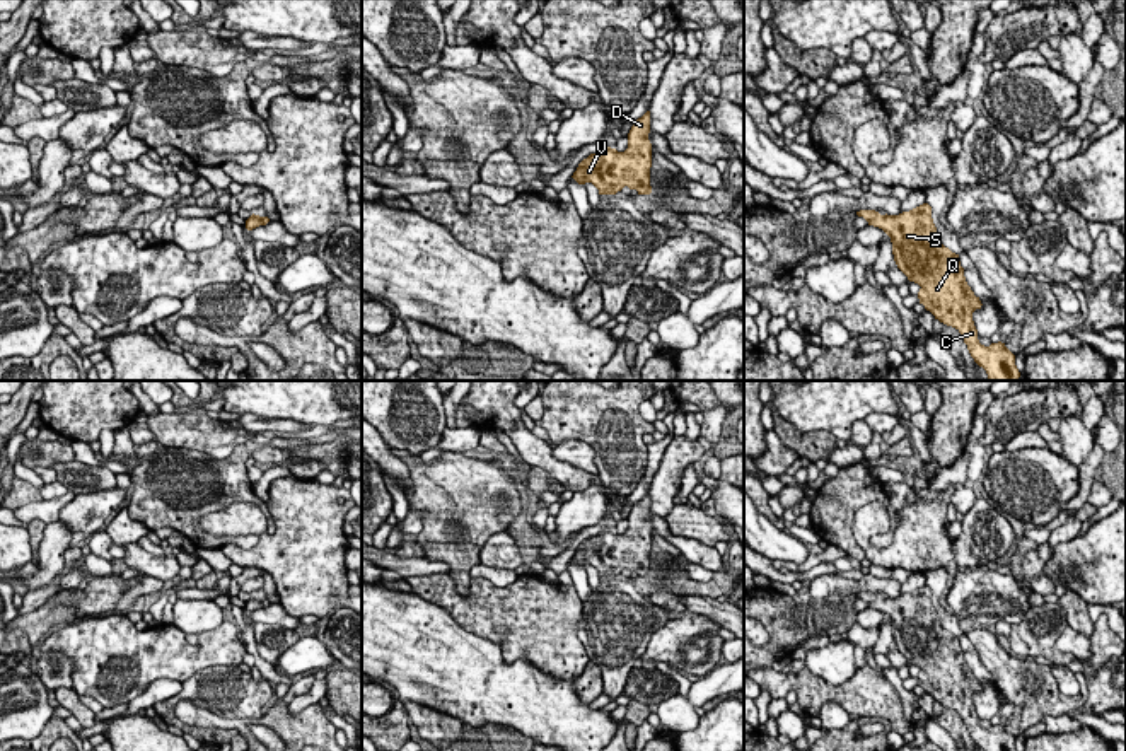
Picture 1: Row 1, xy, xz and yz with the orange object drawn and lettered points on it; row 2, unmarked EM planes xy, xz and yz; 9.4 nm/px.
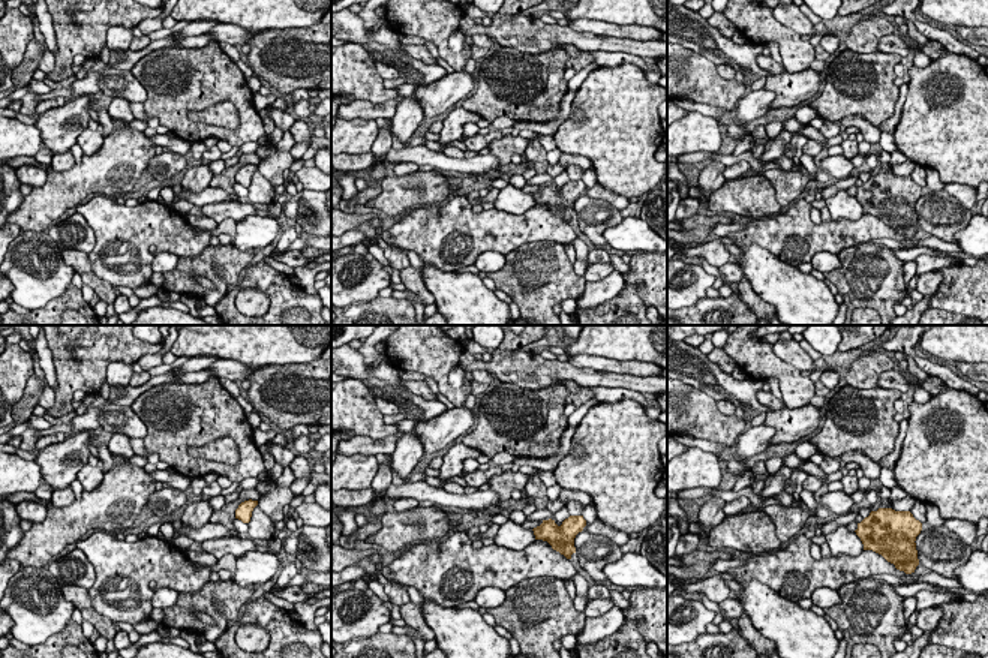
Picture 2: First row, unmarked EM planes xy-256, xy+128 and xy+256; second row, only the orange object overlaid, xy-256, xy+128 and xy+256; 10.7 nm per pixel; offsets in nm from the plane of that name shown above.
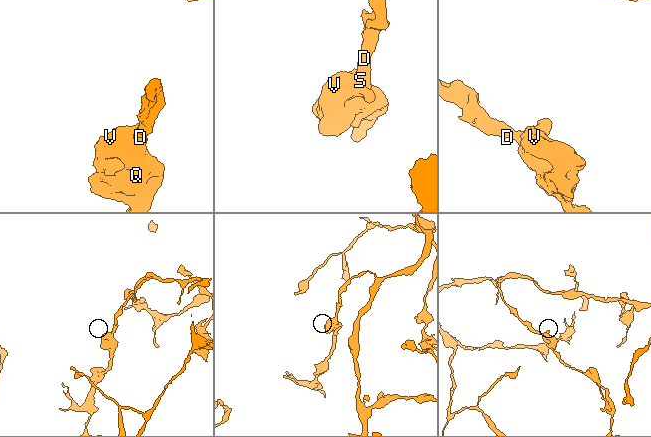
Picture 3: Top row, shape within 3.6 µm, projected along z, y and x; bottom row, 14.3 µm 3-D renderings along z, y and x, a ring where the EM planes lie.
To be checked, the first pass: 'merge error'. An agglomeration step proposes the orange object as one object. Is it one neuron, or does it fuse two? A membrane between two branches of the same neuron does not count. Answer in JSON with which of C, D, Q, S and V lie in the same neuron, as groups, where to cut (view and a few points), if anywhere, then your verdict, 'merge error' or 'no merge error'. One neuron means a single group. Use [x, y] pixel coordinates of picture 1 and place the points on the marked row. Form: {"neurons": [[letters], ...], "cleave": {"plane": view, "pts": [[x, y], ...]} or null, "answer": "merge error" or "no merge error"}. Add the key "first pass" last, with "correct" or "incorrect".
{"neurons": [["C", "D", "Q", "S", "V"]], "cleave": null, "answer": "no merge error", "first pass": "incorrect"}

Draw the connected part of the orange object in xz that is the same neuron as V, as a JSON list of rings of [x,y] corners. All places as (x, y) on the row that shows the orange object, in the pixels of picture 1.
[[[650,111],[638,118],[628,133],[628,148],[604,148],[583,159],[573,179],[578,184],[592,183],[599,195],[616,195],[624,186],[636,189],[638,195],[650,195],[652,143]]]

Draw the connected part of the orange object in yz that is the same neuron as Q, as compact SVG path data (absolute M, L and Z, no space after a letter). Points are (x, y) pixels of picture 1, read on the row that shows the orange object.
M923 203L899 215L880 215L875 210L860 210L856 215L891 237L897 268L909 282L921 287L920 304L935 319L962 335L971 357L986 370L988 381L1020 381L1015 355L1005 343L998 341L990 346L979 343L972 312L983 304L966 282L959 254L935 242L938 232L932 207Z

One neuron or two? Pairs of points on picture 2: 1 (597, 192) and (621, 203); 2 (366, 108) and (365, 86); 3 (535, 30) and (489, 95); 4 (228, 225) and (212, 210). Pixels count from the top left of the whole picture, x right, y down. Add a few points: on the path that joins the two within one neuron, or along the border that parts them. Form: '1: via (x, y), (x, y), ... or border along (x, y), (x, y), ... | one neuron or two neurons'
1: via (603, 194), (615, 200) | one neuron
2: border along (398, 95), (383, 102), (356, 99) | two neurons
3: border along (501, 45), (517, 48), (523, 53), (555, 50) | two neurons
4: border along (236, 221), (225, 219), (218, 224) | two neurons

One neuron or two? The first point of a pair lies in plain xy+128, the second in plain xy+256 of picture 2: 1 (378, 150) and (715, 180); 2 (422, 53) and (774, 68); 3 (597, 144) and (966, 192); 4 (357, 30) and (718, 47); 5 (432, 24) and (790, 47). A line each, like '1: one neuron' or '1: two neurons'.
1: one neuron
2: one neuron
3: two neurons
4: one neuron
5: one neuron

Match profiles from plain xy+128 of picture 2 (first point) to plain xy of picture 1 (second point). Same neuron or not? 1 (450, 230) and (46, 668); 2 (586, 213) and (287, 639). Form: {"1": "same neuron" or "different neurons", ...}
{"1": "different neurons", "2": "same neuron"}

